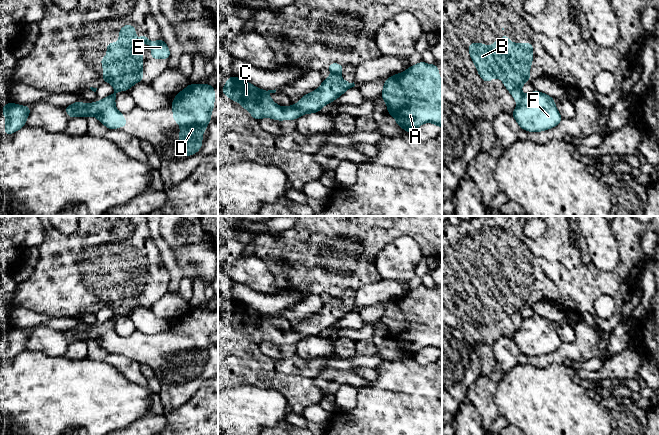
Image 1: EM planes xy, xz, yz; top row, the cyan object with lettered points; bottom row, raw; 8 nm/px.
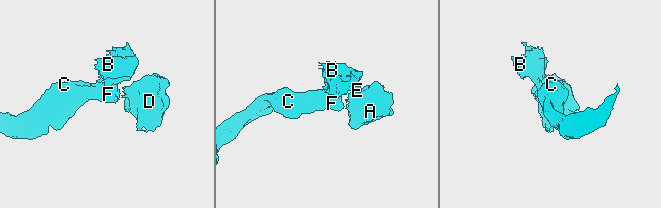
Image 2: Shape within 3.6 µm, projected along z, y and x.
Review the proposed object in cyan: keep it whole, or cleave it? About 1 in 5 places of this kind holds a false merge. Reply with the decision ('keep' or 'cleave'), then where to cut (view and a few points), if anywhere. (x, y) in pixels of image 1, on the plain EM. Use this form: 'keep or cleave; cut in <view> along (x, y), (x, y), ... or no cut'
cleave; cut in yz along (523, 319), (518, 328)

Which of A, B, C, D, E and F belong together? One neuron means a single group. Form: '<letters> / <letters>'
A C D F / B E

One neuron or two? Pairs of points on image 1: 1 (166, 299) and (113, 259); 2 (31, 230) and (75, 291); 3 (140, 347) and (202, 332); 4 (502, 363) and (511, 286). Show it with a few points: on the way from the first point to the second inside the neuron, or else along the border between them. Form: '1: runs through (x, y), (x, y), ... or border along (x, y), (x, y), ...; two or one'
1: border along (167, 290), (149, 307); two
2: border along (44, 238), (38, 247); two
3: runs through (155, 347), (183, 347), (187, 343); one
4: border along (511, 337), (500, 336), (494, 342), (494, 358); two

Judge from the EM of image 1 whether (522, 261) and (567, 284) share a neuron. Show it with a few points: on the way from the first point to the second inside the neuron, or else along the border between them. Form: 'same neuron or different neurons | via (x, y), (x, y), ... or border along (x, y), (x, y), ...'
same neuron | via (533, 272), (539, 278), (556, 278)

